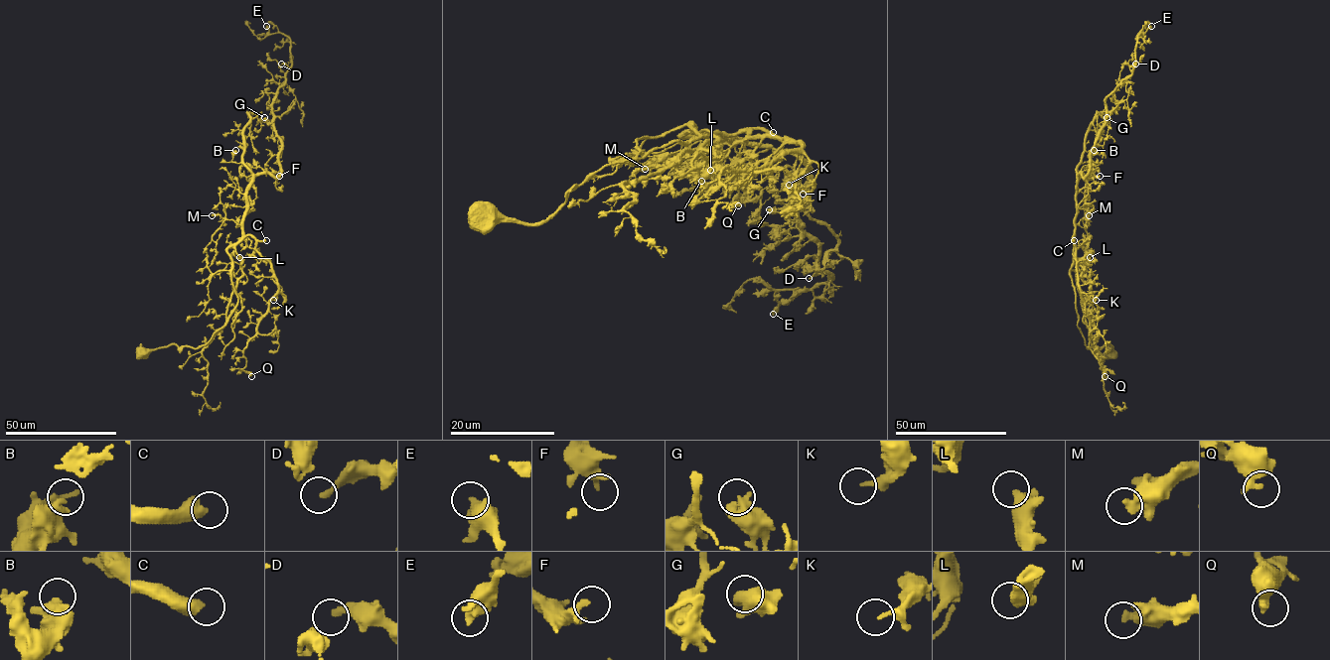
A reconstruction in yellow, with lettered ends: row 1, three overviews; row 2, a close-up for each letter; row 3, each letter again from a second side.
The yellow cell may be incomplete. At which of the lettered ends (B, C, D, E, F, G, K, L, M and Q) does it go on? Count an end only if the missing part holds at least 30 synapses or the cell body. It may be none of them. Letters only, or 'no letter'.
C

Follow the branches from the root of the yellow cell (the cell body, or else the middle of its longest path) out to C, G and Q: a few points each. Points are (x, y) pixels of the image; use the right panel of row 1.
C: (1110, 351), (1112, 347), (1108, 344), (1088, 348), (1078, 326), (1076, 295), (1070, 275), (1074, 240)
G: (1110, 351), (1108, 344), (1085, 345), (1070, 275), (1076, 178), (1089, 172), (1094, 141), (1107, 117)
Q: (1110, 351), (1108, 344), (1088, 348), (1078, 326), (1070, 275), (1075, 235), (1089, 347), (1105, 376)

